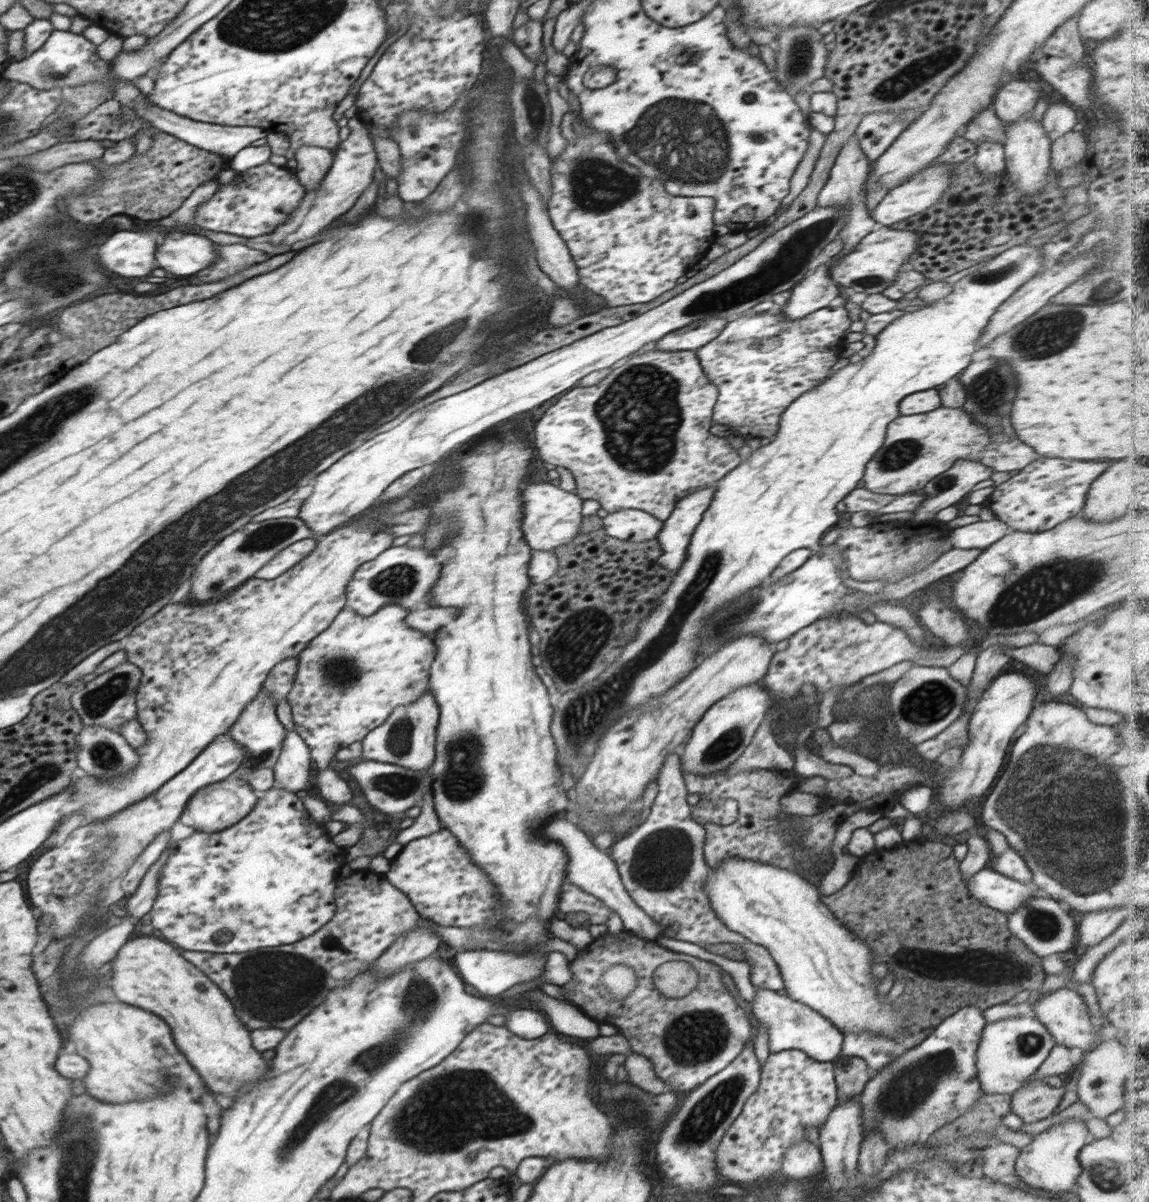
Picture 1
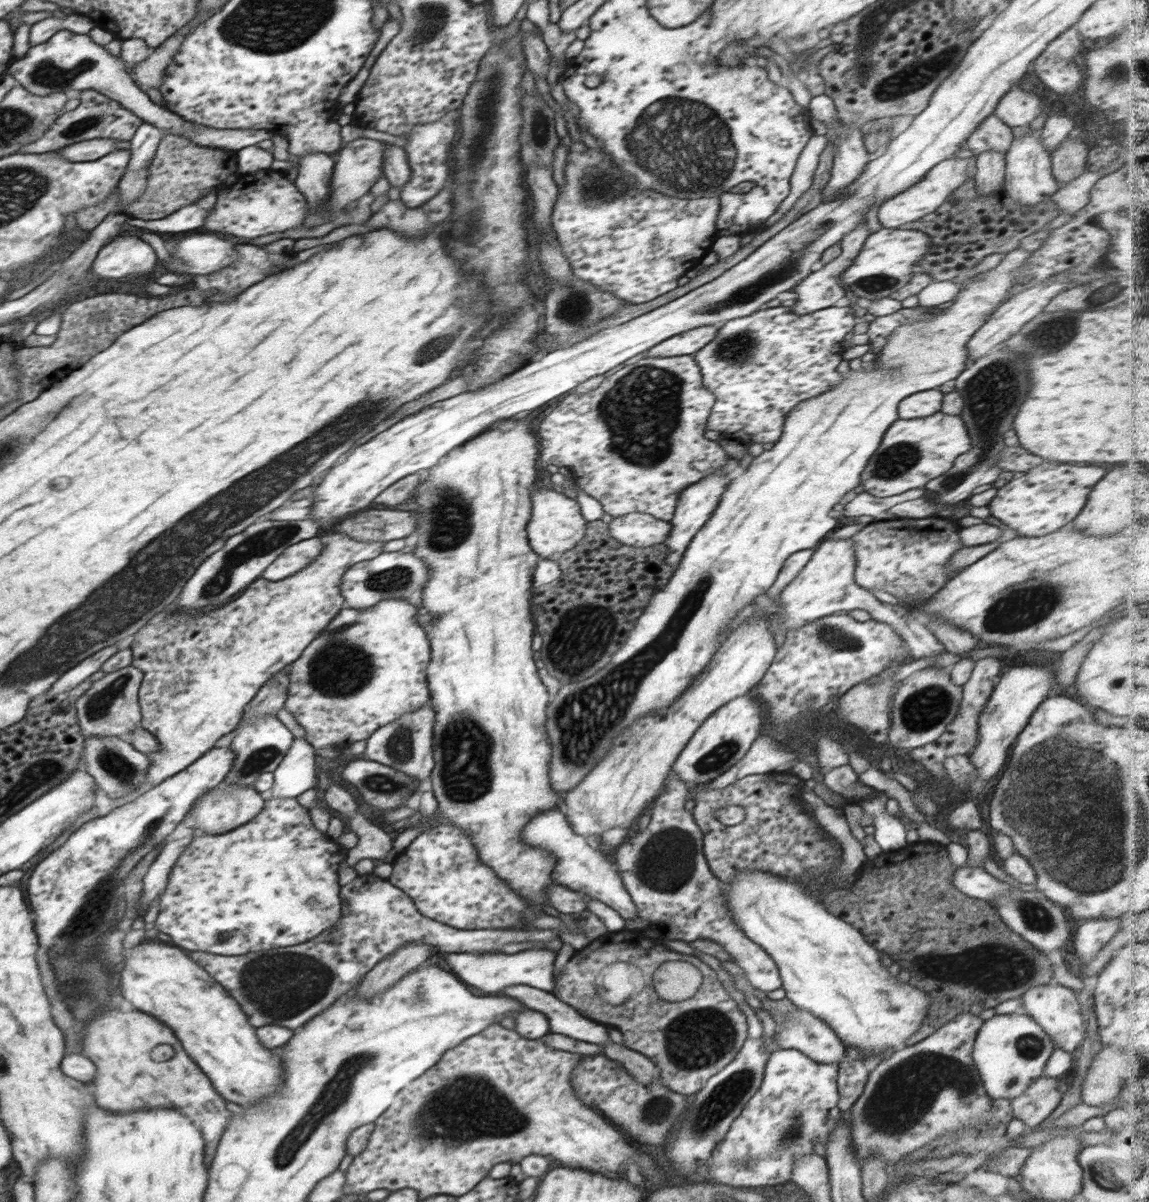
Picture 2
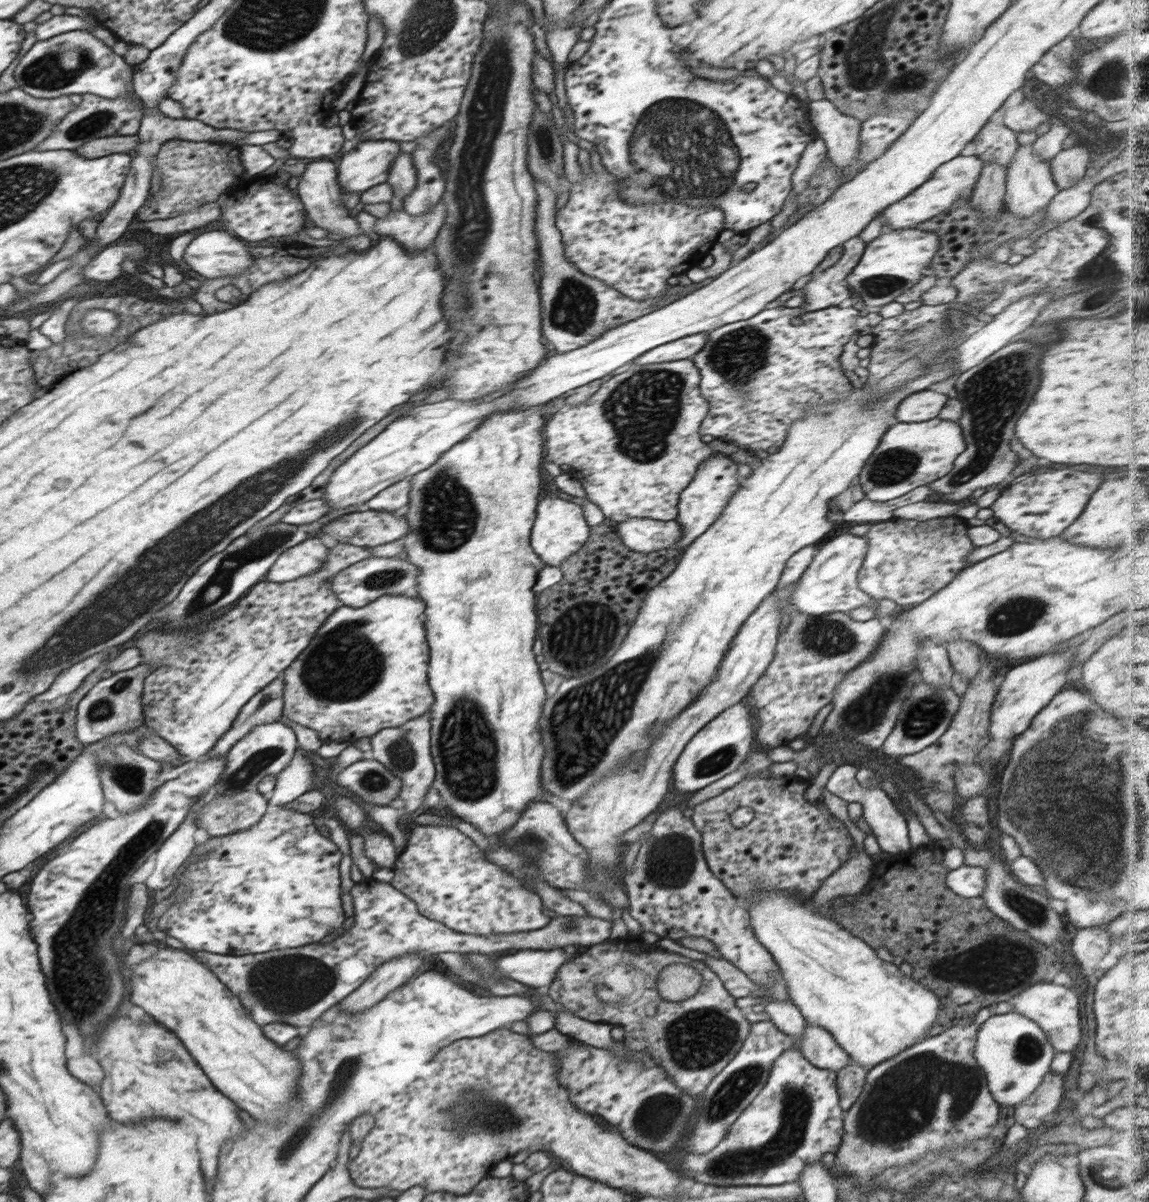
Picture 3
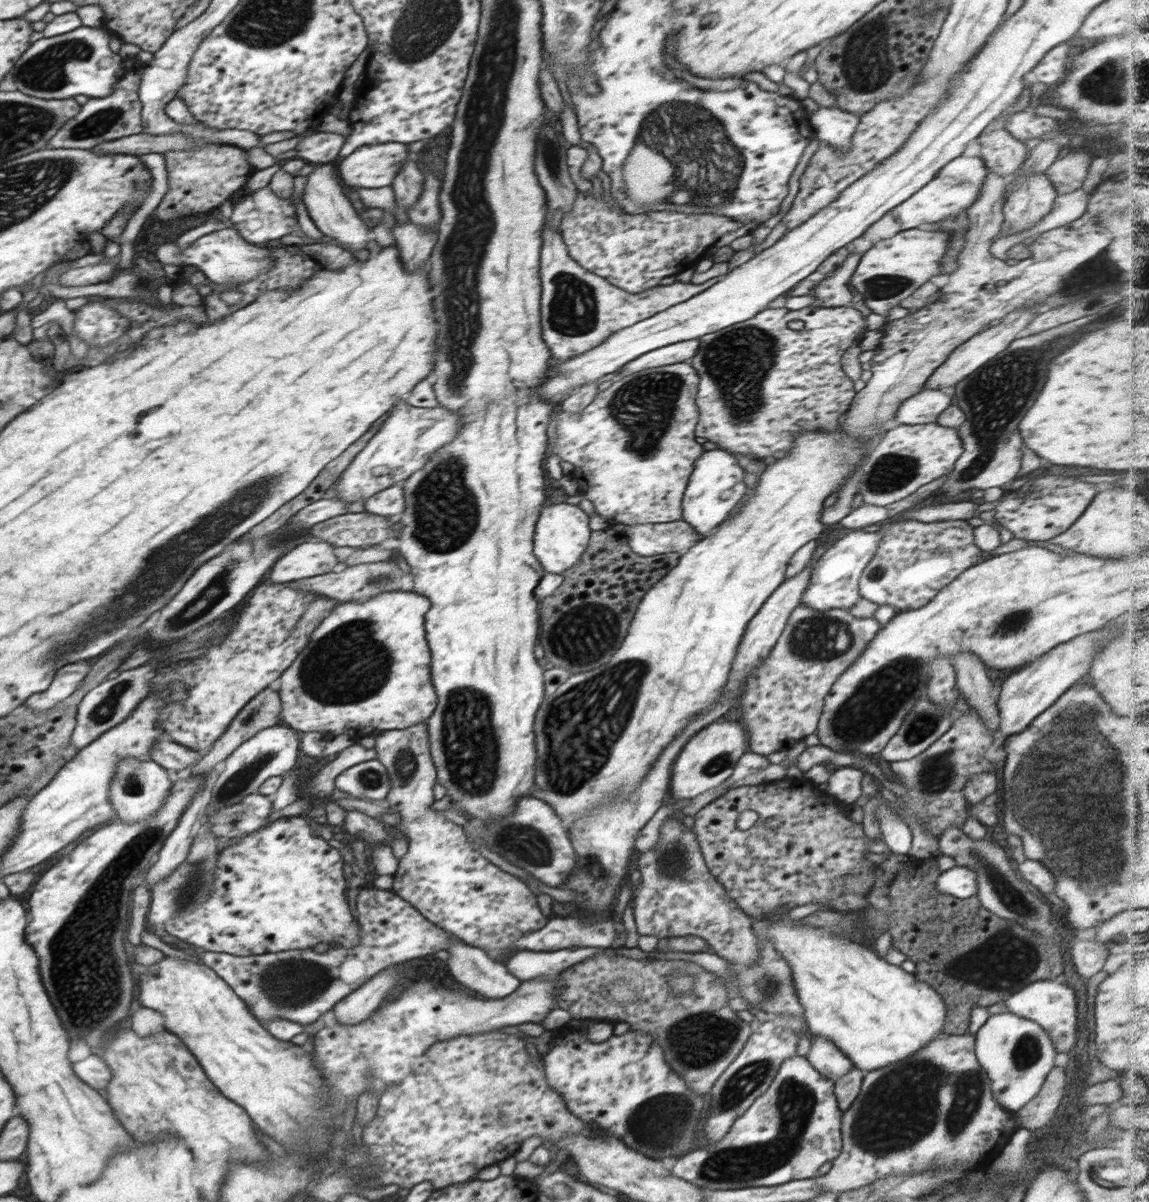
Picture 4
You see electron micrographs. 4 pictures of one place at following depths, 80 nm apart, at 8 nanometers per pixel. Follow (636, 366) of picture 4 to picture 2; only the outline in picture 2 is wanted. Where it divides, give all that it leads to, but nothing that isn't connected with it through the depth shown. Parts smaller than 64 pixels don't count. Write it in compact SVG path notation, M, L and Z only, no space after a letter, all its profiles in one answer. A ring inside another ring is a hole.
M715 325L702 326L686 331L650 348L646 352L646 356L650 358L662 358L663 356L693 355L714 340L718 334L718 330L720 330L720 327Z

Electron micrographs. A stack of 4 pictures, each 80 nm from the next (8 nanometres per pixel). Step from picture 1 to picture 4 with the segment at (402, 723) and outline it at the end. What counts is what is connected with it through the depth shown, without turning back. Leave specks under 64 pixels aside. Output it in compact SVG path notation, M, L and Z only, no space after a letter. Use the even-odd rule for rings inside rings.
M426 721L402 730L381 731L379 734L376 734L375 737L375 751L377 752L376 759L386 767L390 783L392 783L392 786L390 786L390 792L388 792L388 796L386 796L386 801L390 803L388 804L390 812L400 814L400 823L395 825L392 830L395 831L396 834L405 837L408 841L408 852L399 860L398 870L393 875L392 890L396 892L398 896L401 896L404 900L407 900L412 904L413 907L420 912L420 915L424 916L428 921L443 928L454 937L463 940L467 945L484 949L488 954L490 954L490 958L494 958L495 961L498 961L498 958L502 958L504 950L508 950L508 946L515 942L515 940L544 928L544 925L547 924L546 918L548 917L544 916L544 914L540 912L538 899L533 890L517 876L505 872L500 869L500 867L490 863L490 861L482 857L480 851L472 850L468 840L466 839L466 834L464 833L463 821L459 821L455 816L453 816L453 814L438 812L432 808L432 804L434 804L433 789L435 784L437 784L437 770L434 766L429 749L429 734L427 733Z

